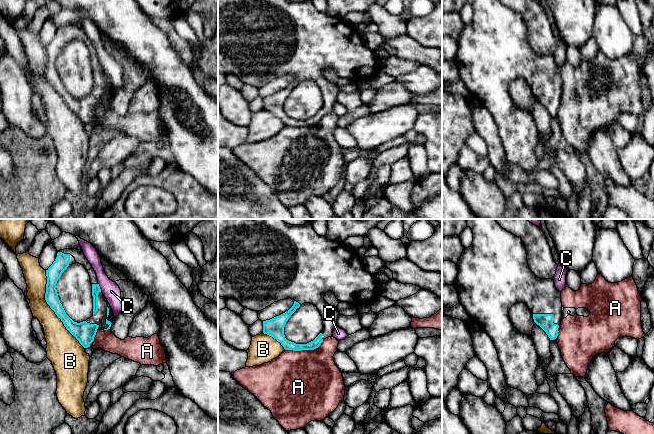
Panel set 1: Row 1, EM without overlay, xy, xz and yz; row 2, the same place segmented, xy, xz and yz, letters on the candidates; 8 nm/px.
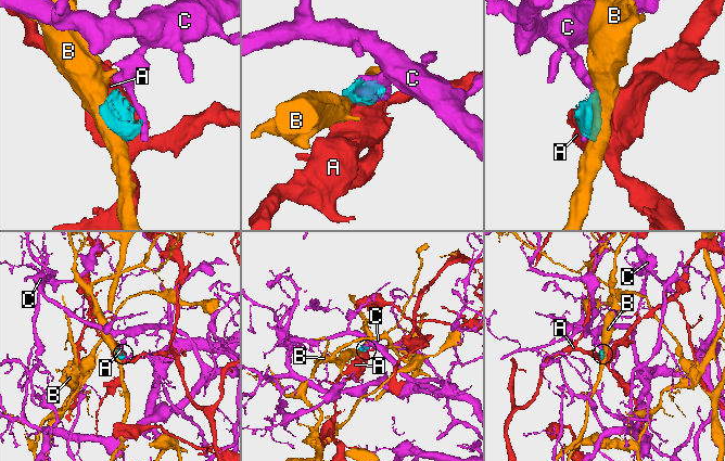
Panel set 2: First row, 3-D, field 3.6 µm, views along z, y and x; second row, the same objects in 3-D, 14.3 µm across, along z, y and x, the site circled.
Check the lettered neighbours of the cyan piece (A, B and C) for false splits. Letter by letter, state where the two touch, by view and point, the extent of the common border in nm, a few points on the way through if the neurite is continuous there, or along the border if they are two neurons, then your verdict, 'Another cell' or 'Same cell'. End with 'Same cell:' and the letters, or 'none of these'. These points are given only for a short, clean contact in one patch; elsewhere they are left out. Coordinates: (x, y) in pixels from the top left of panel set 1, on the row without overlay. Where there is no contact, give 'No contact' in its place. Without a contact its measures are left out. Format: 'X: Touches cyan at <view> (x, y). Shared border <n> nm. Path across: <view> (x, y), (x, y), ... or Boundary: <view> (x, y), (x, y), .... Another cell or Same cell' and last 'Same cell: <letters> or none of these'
A: Touches cyan at xz (304, 125). Shared border 320 nm. Another cell
B: Touches cyan at xy (51, 84). Shared border 700 nm. Another cell
C: Touches cyan at xy (99, 63). Shared border 80 nm. Boundary: xy (98, 59), (101, 67). Another cell
Same cell: none of these

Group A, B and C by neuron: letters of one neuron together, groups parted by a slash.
A / B / C

